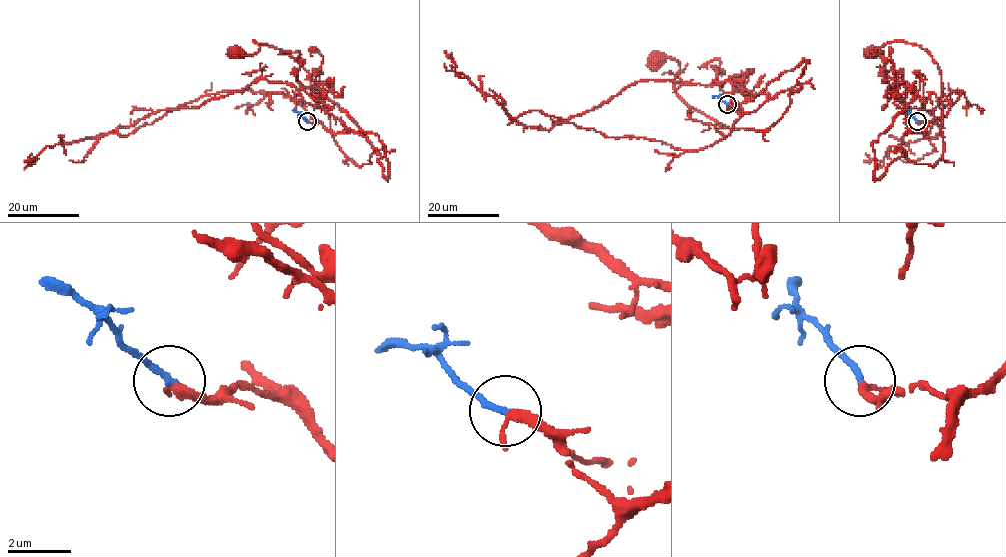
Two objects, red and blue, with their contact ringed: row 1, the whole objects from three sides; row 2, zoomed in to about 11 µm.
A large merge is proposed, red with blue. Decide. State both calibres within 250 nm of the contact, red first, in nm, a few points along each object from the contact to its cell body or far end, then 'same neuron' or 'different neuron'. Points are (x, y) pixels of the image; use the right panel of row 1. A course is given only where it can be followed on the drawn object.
240 nm thick on the red side, 200 nm on the other; red runs (917, 121), (925, 132), (908, 132), (904, 151), (932, 166), (943, 150), (941, 71), (917, 45), (870, 52); blue runs (916, 121), (910, 109); same neuron

